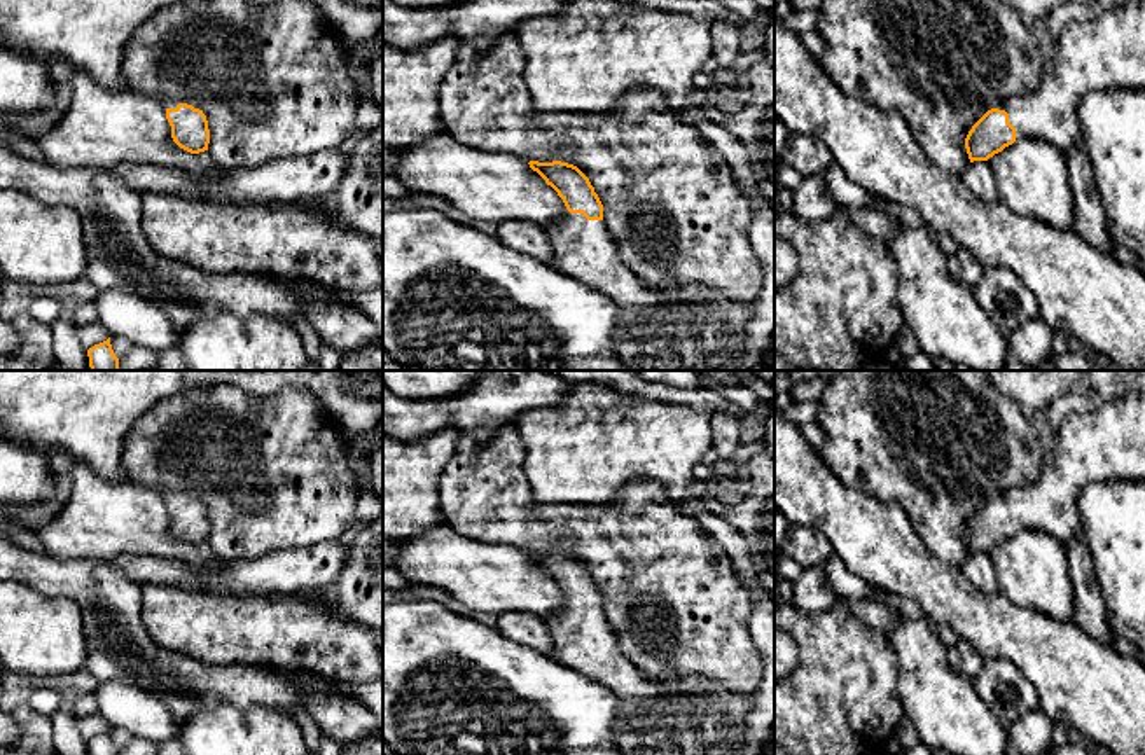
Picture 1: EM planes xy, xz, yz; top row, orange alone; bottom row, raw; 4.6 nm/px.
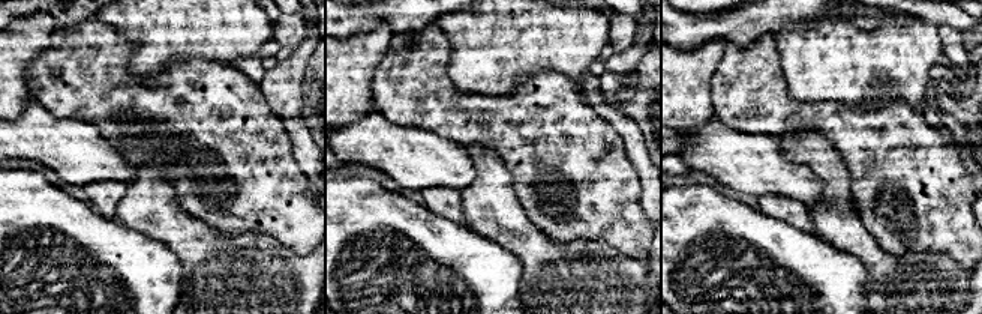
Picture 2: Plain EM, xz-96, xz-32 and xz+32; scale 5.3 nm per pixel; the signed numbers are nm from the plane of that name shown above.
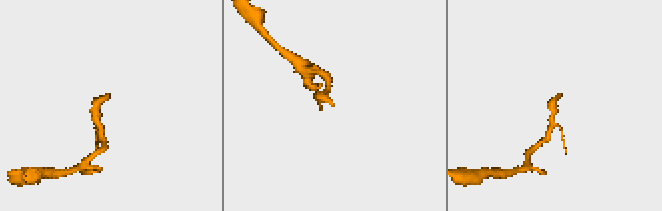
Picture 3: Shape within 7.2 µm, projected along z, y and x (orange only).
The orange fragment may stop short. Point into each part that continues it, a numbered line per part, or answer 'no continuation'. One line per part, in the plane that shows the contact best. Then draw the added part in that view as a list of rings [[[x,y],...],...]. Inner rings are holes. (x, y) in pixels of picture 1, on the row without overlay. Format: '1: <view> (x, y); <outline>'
1: yz (1103, 444); [[[1145,390],[1066,416],[1040,477],[995,500],[1009,505],[1016,531],[1042,530],[1068,544],[1082,538],[1080,489],[1105,481],[1145,482]]]

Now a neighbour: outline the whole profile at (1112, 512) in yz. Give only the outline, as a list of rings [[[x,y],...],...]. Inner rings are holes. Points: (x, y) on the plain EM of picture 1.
[[[1091,482],[1077,507],[1110,626],[1145,654],[1145,482]]]

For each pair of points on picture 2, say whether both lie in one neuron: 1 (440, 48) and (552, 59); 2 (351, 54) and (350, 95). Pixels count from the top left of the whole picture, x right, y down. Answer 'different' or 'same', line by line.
1: different
2: same

